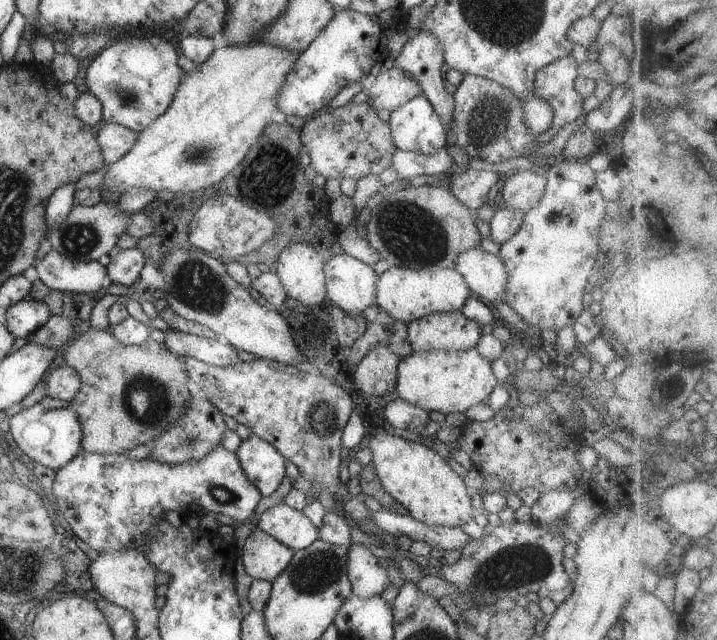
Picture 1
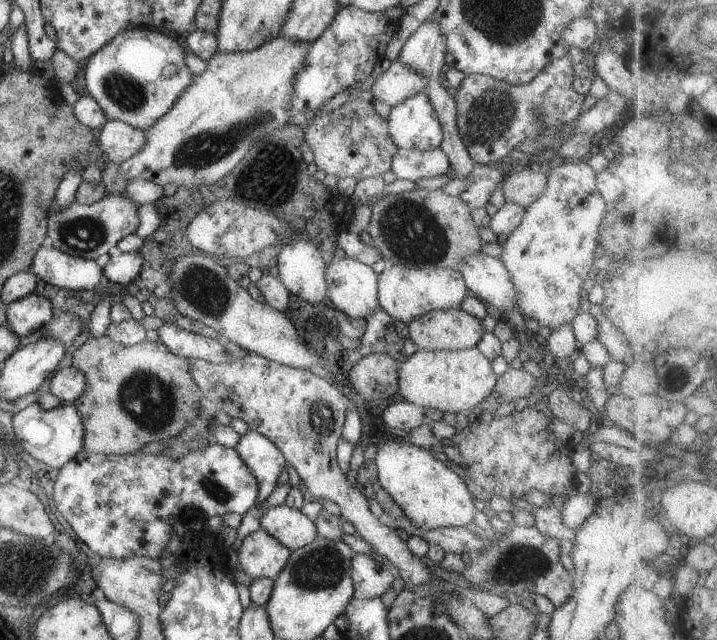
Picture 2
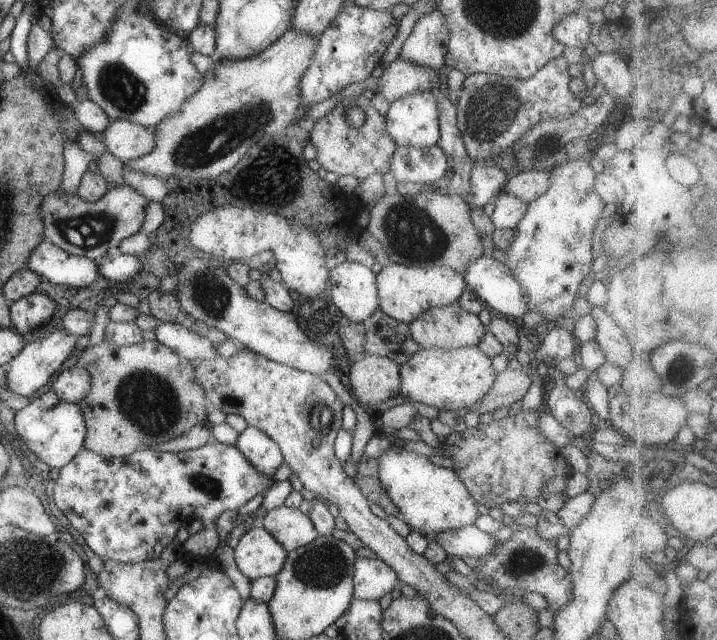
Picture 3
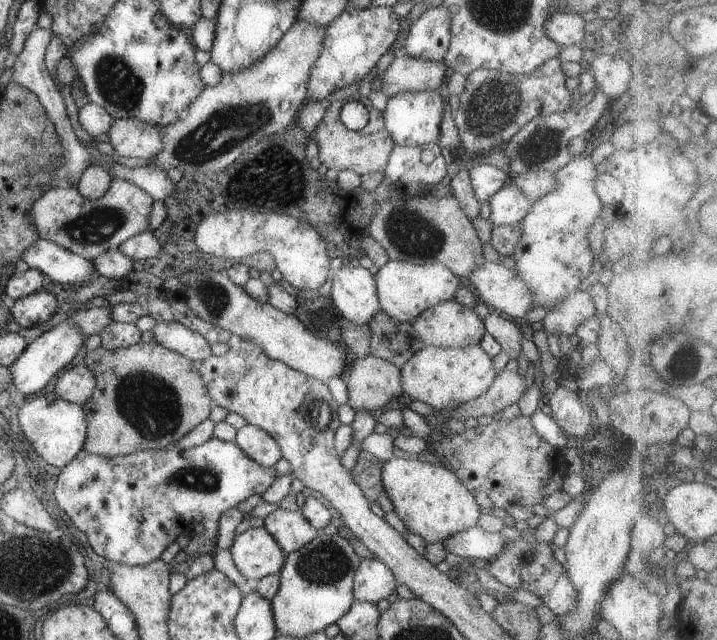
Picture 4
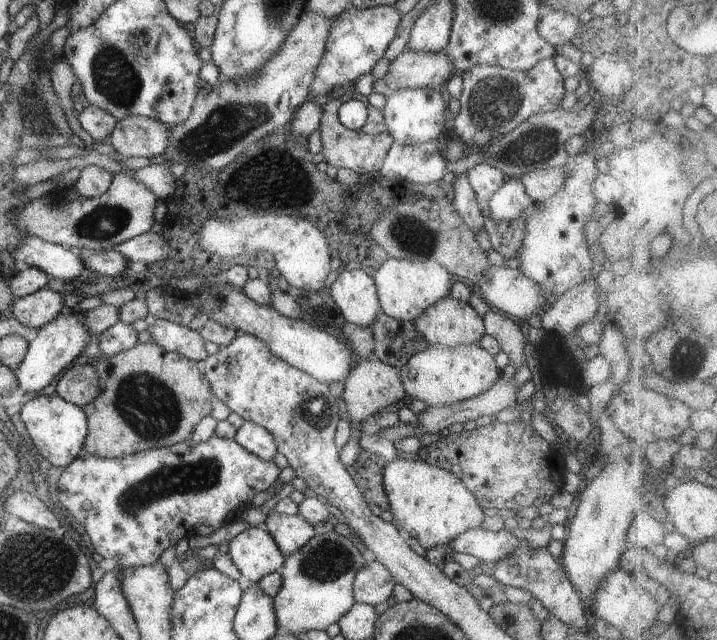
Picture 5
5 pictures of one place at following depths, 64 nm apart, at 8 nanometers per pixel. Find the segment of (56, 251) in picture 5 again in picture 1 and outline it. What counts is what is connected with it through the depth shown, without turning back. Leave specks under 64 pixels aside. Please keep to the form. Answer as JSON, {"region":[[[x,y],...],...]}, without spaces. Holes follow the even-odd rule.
{"region":[[[54,249],[34,261],[38,278],[52,290],[96,294],[113,282],[98,261],[82,262],[64,258]]]}

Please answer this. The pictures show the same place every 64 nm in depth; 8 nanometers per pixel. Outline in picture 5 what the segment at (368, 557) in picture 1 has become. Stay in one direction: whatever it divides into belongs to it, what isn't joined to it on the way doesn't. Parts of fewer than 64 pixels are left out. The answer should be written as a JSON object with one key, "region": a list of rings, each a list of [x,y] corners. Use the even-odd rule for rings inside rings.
{"region":[[[366,561],[358,569],[353,582],[353,595],[356,603],[366,603],[375,607],[376,604],[386,602],[393,594],[395,580],[380,562]]]}

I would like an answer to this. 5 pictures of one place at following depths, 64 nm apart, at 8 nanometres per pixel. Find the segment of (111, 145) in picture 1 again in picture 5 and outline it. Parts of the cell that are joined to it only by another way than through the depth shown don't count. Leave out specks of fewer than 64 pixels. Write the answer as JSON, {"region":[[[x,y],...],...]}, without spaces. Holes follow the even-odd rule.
{"region":[[[132,115],[117,121],[108,142],[116,153],[126,157],[144,156],[161,159],[169,145],[170,125],[142,115]]]}

